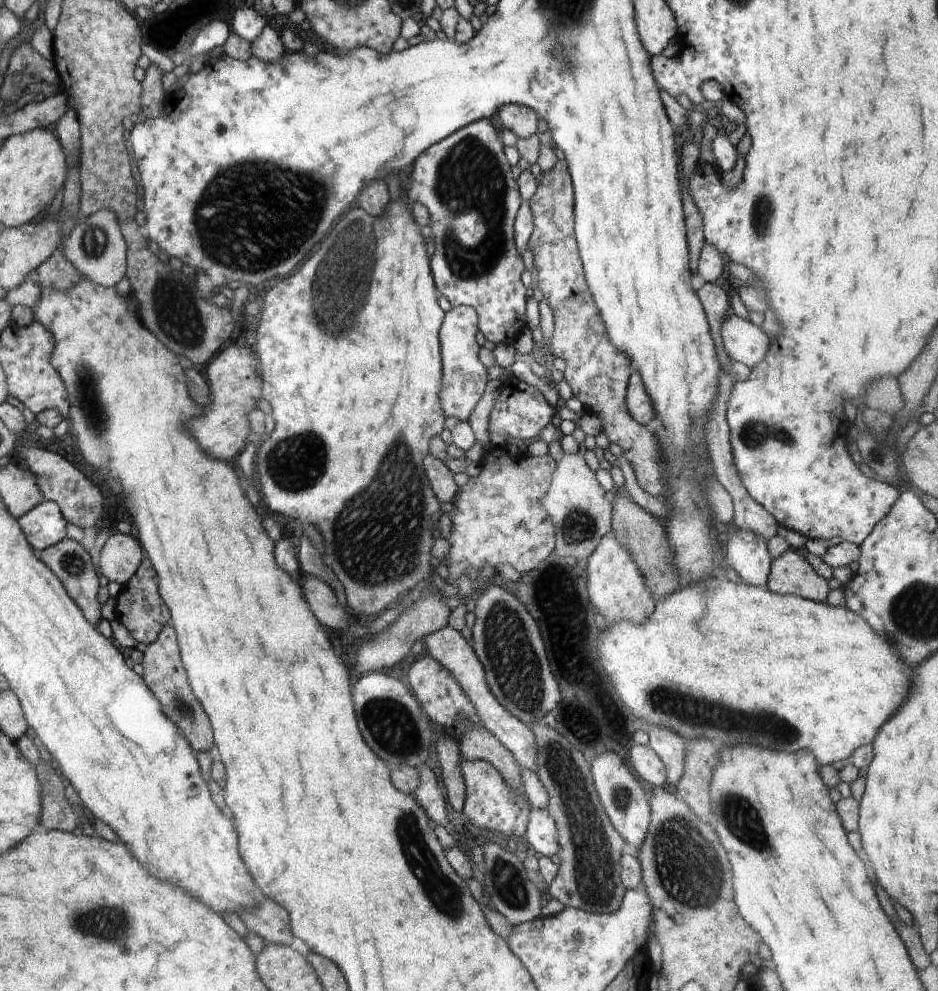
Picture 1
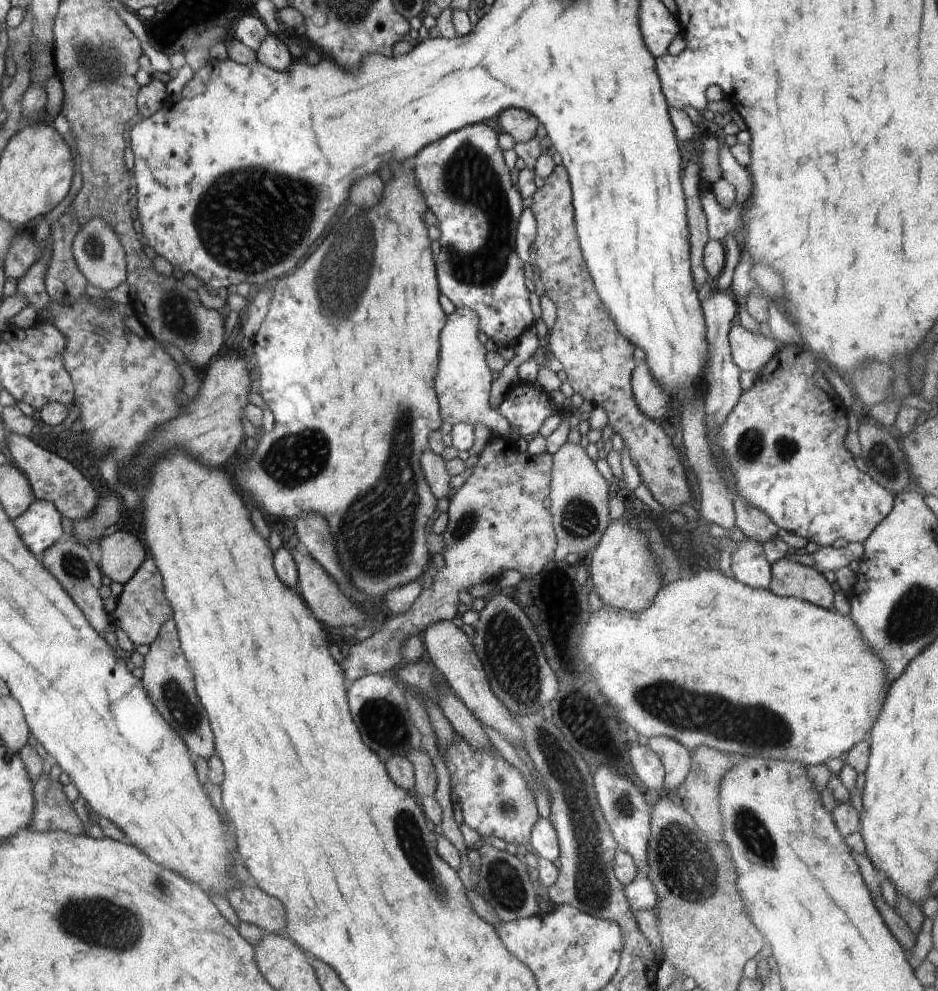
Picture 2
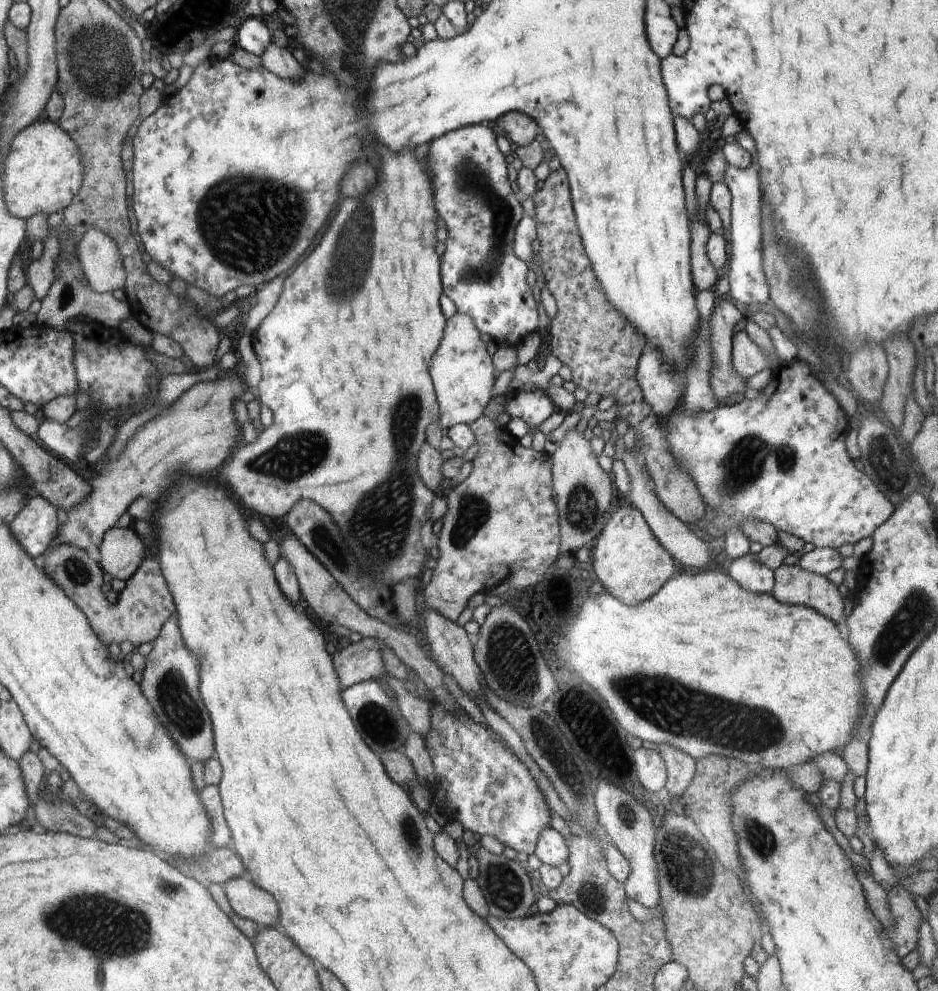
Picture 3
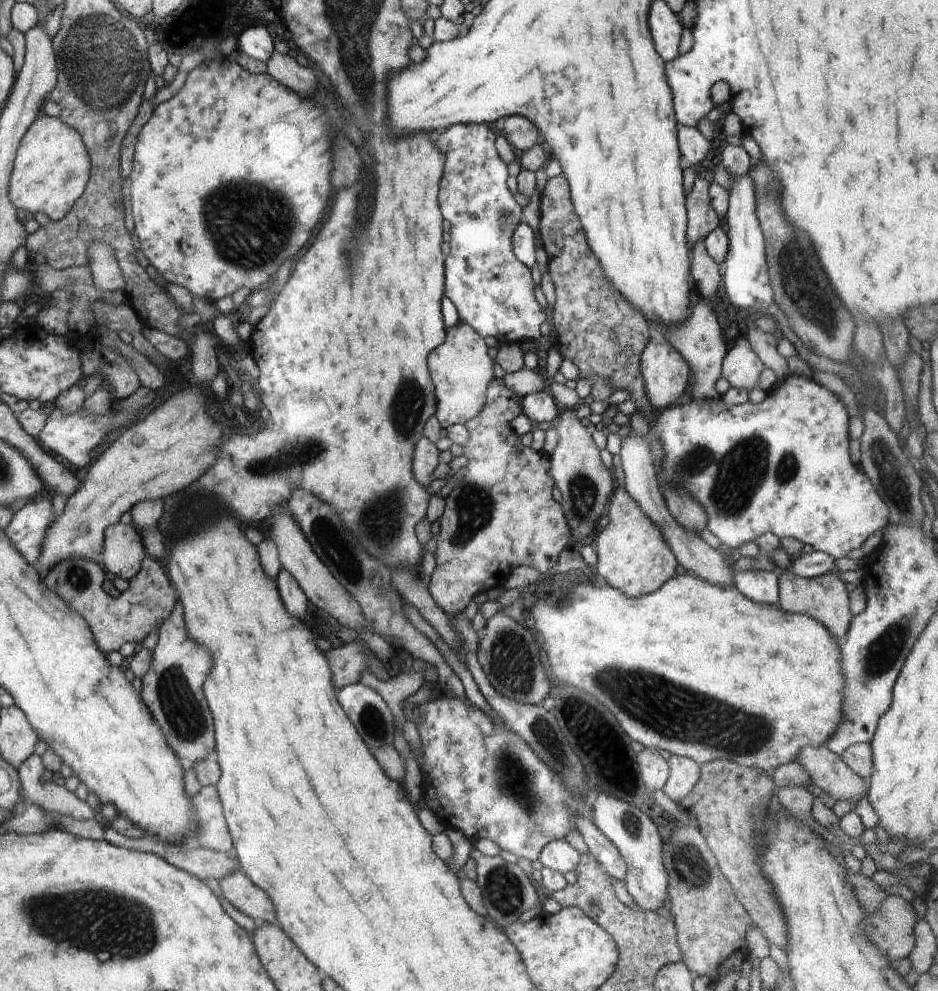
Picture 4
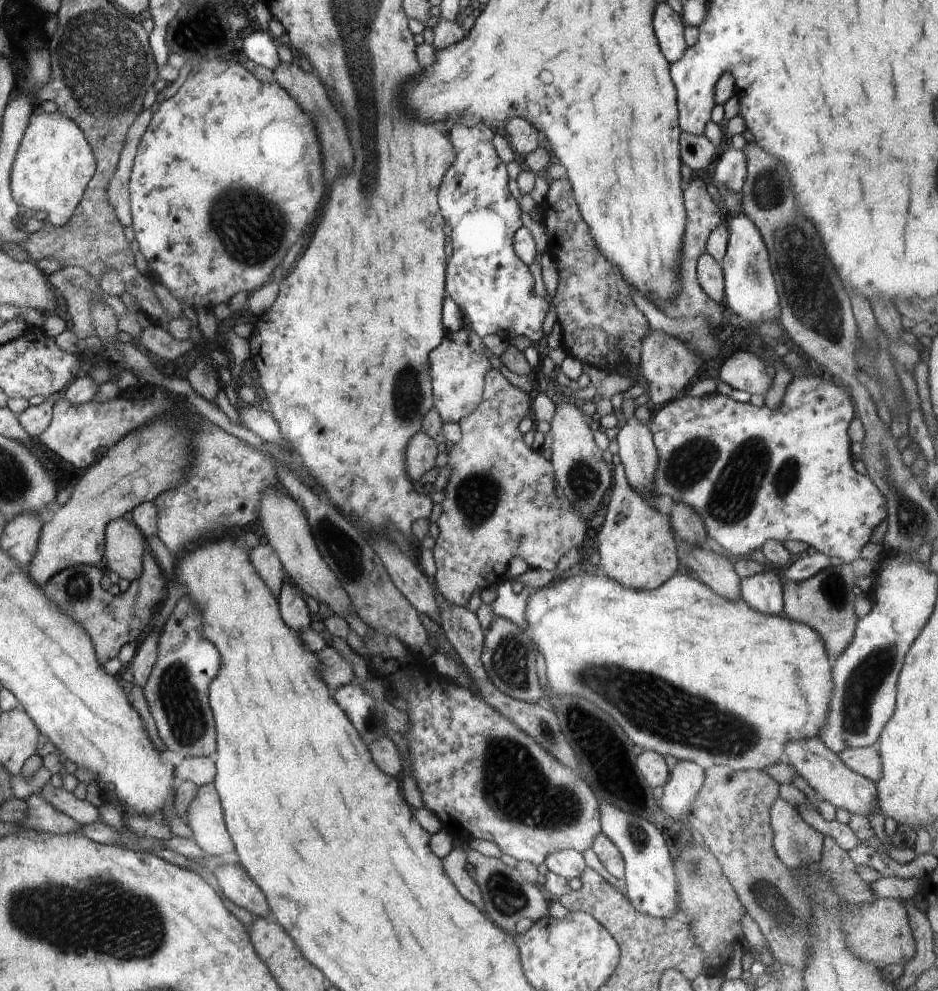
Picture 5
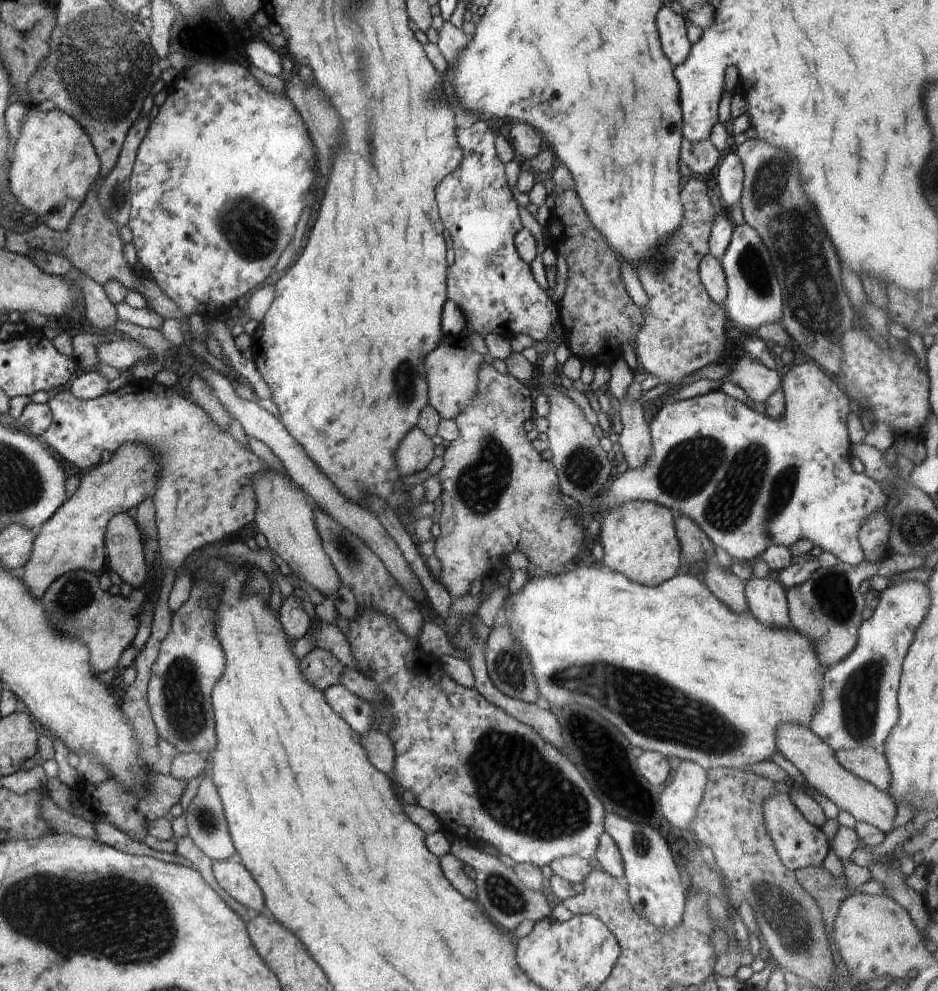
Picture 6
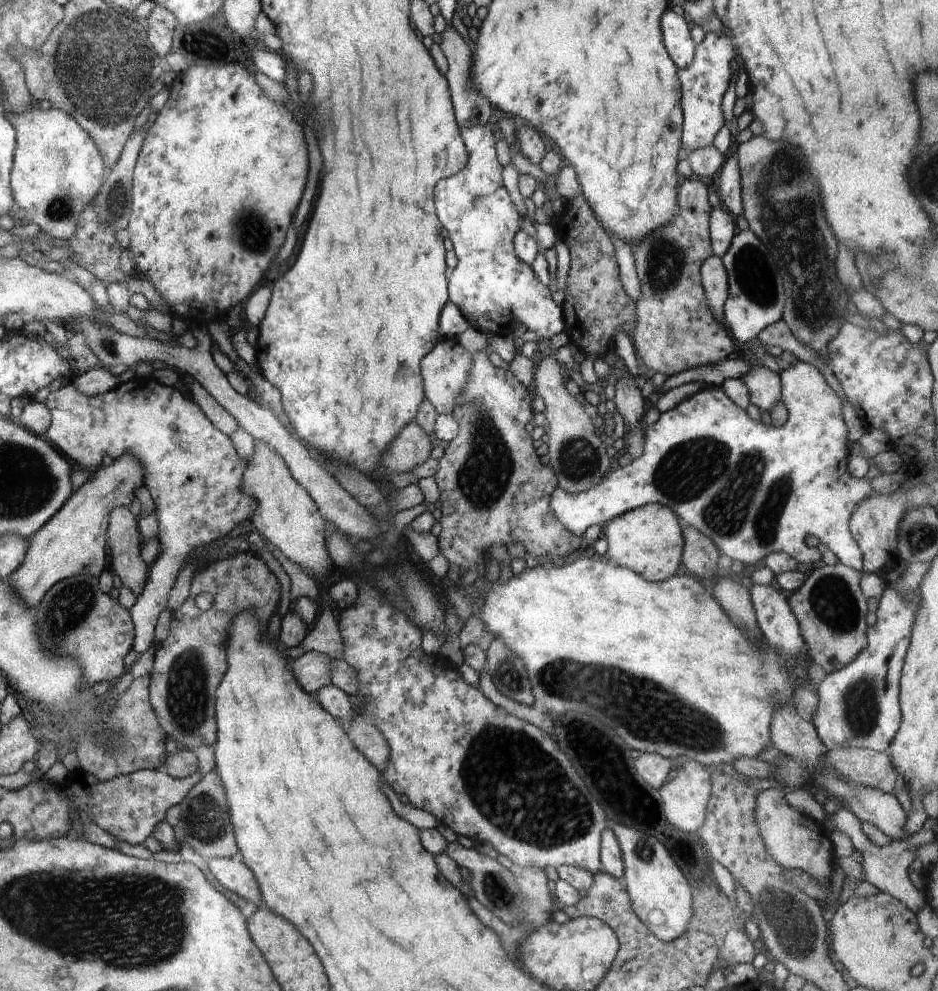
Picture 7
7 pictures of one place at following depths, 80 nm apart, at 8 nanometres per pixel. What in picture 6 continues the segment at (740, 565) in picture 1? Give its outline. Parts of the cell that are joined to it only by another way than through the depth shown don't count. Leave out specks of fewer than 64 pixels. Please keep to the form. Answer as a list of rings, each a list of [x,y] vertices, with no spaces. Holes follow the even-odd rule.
[[[753,576],[744,589],[749,612],[765,625],[792,630],[785,591],[779,580]]]

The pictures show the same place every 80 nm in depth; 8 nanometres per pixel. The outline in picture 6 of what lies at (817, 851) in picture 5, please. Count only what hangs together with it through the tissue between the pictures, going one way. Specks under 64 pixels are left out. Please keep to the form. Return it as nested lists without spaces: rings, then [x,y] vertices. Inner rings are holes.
[[[775,792],[763,802],[763,813],[768,834],[773,840],[782,864],[791,871],[802,867],[822,865],[829,851],[826,836],[821,828],[808,822],[792,804],[788,793]]]

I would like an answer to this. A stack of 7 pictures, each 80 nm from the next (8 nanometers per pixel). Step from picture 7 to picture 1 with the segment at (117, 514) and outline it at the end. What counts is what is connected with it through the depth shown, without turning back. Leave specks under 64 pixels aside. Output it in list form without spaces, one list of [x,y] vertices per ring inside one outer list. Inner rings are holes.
[[[113,531],[101,551],[98,572],[109,582],[125,585],[136,574],[143,558],[138,539]]]

